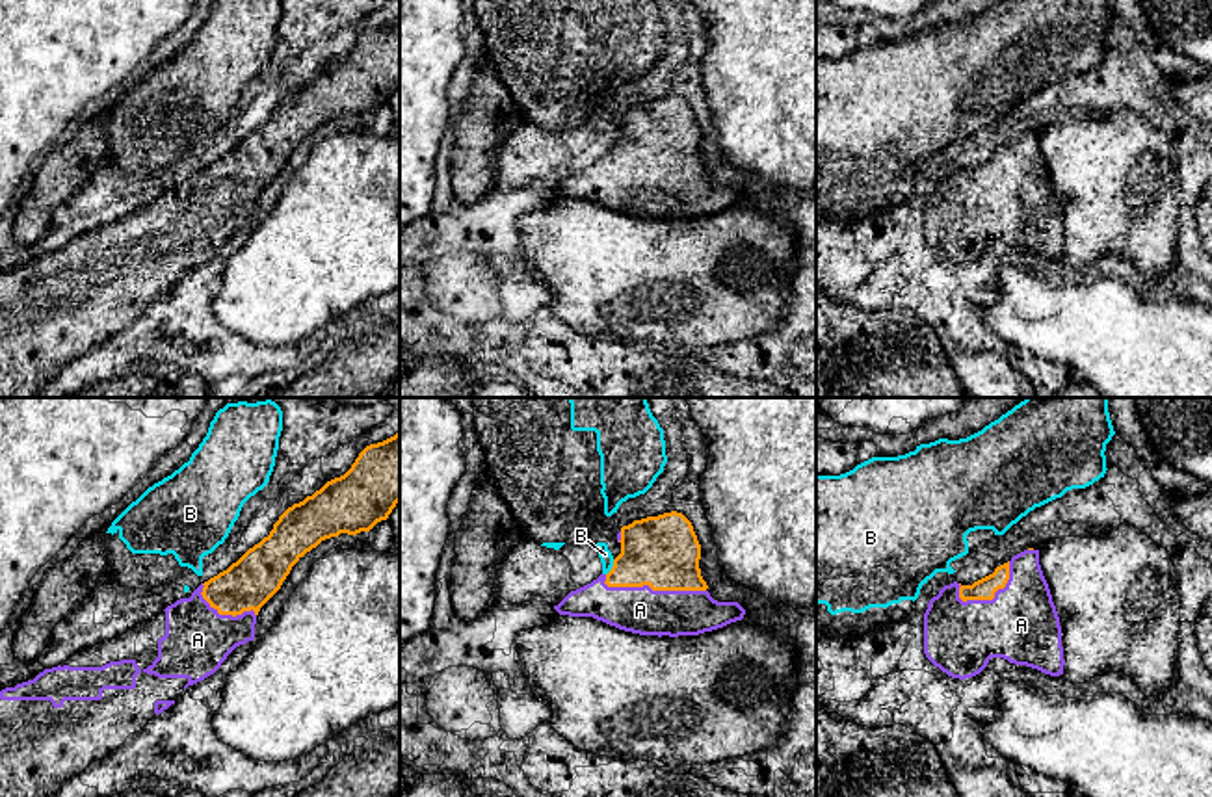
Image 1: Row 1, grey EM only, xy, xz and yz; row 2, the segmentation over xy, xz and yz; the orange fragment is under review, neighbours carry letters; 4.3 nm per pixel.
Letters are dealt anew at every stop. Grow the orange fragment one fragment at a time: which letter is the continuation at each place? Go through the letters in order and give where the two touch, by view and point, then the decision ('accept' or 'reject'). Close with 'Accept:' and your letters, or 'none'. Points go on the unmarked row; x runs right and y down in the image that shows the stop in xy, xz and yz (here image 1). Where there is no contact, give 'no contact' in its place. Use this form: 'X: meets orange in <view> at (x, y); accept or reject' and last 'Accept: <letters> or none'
A: meets orange in xz at (655, 173); accept
B: meets orange in xz at (612, 151); reject
Accept: A

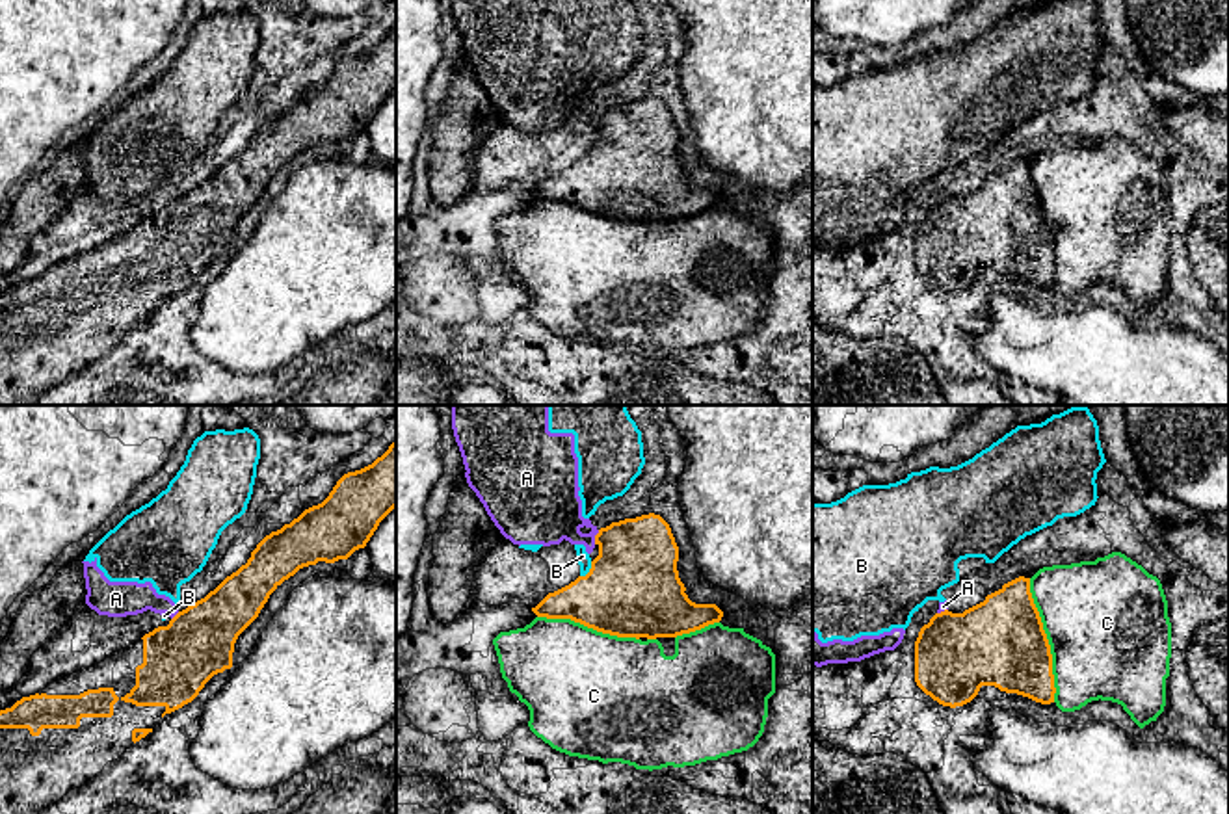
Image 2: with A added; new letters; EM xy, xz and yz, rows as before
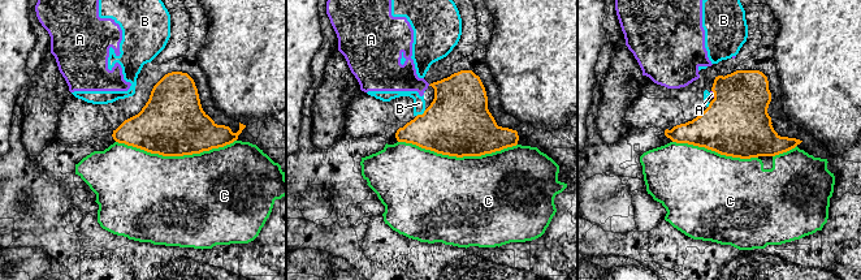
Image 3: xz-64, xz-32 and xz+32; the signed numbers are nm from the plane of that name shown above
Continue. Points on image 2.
A: meets orange in xz at (595, 121); reject
B: meets orange in xz at (590, 155); reject
C: meets orange in yz at (1047, 223); reject
Accept: none

